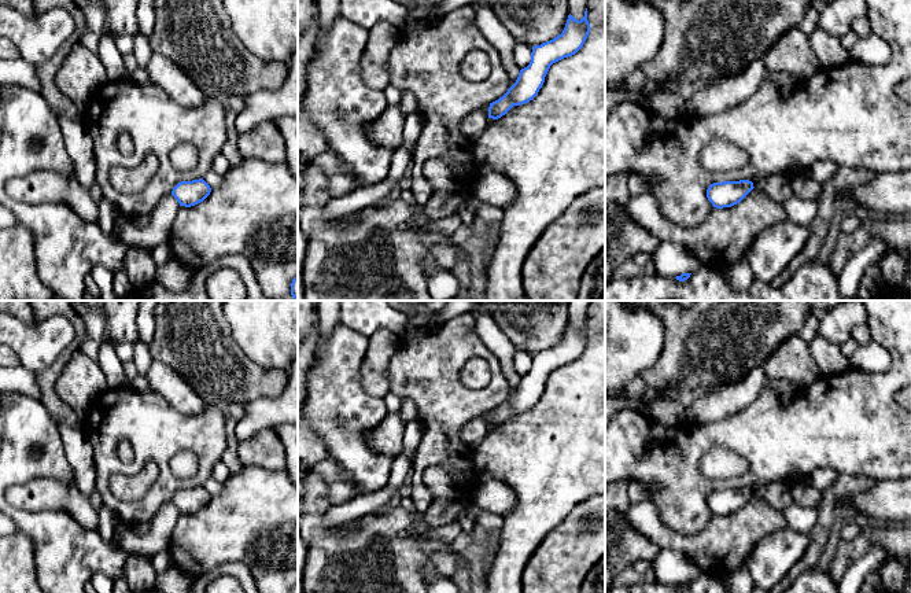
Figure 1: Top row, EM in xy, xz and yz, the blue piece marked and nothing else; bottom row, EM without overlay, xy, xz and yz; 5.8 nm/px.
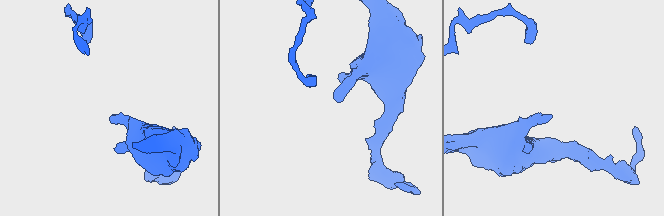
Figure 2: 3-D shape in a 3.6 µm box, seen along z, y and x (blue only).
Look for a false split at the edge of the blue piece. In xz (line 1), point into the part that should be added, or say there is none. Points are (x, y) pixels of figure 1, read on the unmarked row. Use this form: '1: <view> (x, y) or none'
1: none

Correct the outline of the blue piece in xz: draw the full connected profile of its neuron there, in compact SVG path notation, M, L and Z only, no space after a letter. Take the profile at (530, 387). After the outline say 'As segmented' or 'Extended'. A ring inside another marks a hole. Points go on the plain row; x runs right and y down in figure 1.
M587 316L580 328L569 321L561 342L550 349L532 354L530 372L520 377L516 390L502 405L490 410L488 426L498 427L513 413L532 408L542 395L550 373L575 362L583 354L589 340Z. As segmented

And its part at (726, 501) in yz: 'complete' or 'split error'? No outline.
complete

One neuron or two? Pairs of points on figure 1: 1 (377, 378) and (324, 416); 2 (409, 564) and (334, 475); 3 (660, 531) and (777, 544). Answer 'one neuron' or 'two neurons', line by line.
1: two neurons
2: two neurons
3: two neurons

